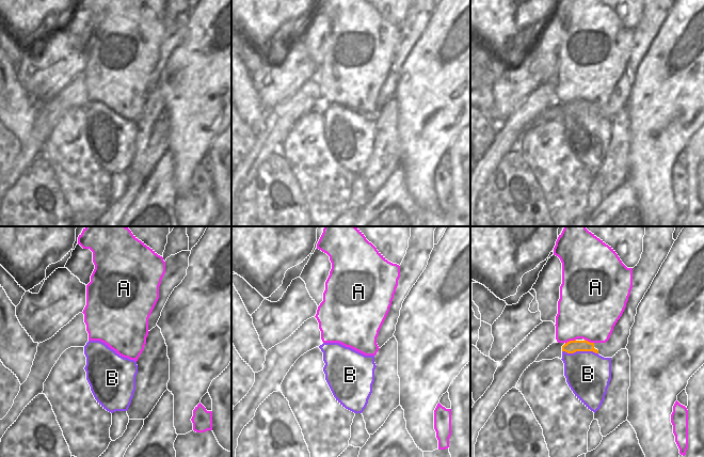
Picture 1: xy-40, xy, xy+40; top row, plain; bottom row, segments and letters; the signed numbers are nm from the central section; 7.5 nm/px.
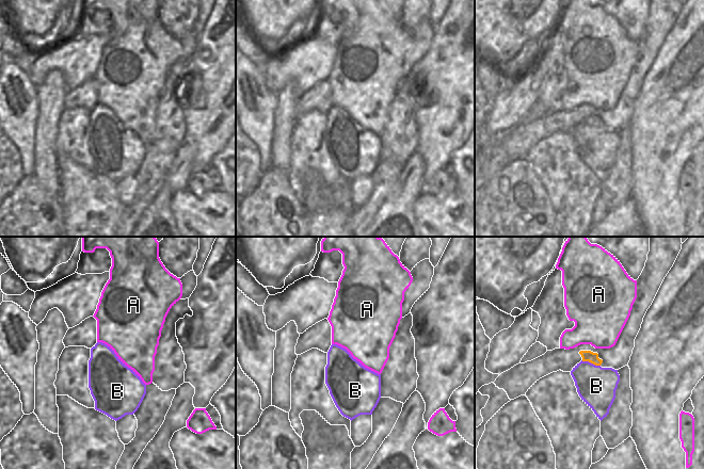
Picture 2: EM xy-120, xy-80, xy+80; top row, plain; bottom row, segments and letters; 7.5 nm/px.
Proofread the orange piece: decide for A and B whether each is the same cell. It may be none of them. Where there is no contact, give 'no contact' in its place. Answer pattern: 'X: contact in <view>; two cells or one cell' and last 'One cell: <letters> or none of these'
A: contact in xy+40; two cells
B: contact in xy+40; two cells
One cell: none of these

